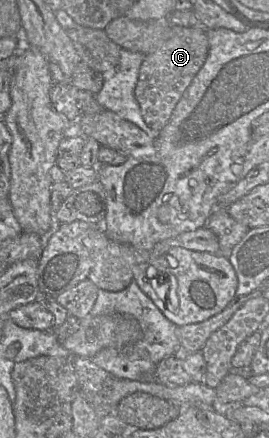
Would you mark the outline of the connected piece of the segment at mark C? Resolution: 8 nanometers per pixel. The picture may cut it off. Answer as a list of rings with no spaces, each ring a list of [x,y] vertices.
[[[173,26],[172,36],[145,56],[140,66],[135,97],[150,129],[159,132],[168,123],[184,92],[205,63],[209,52],[208,30],[201,26]]]

